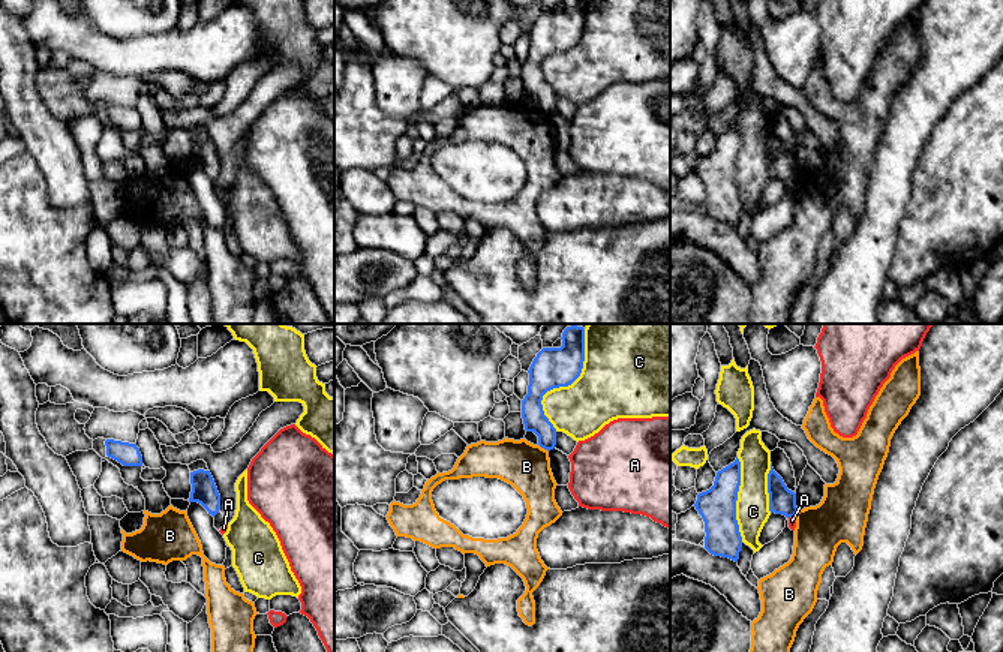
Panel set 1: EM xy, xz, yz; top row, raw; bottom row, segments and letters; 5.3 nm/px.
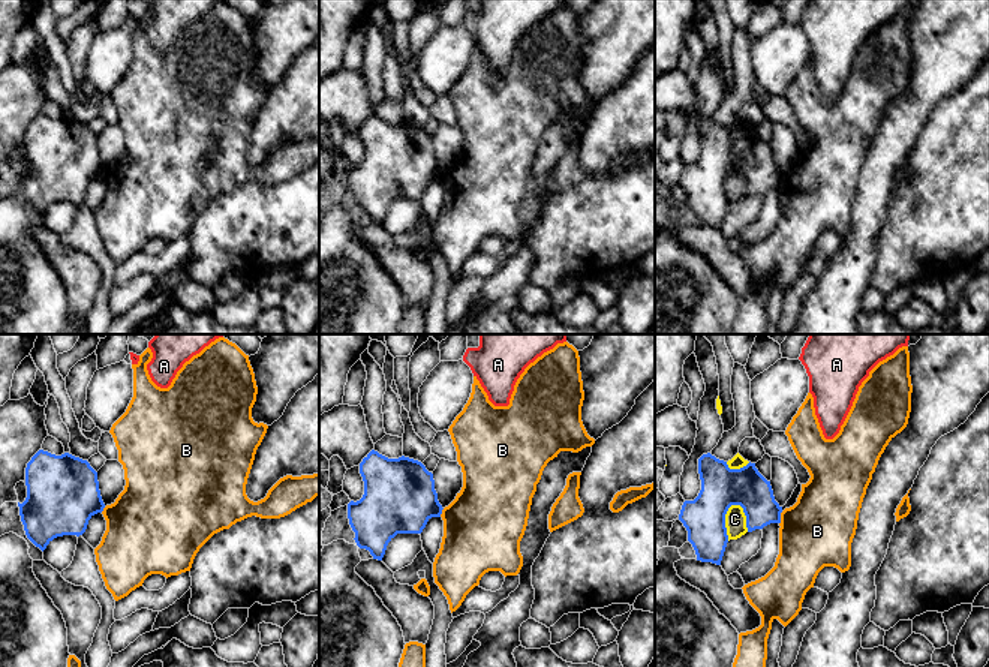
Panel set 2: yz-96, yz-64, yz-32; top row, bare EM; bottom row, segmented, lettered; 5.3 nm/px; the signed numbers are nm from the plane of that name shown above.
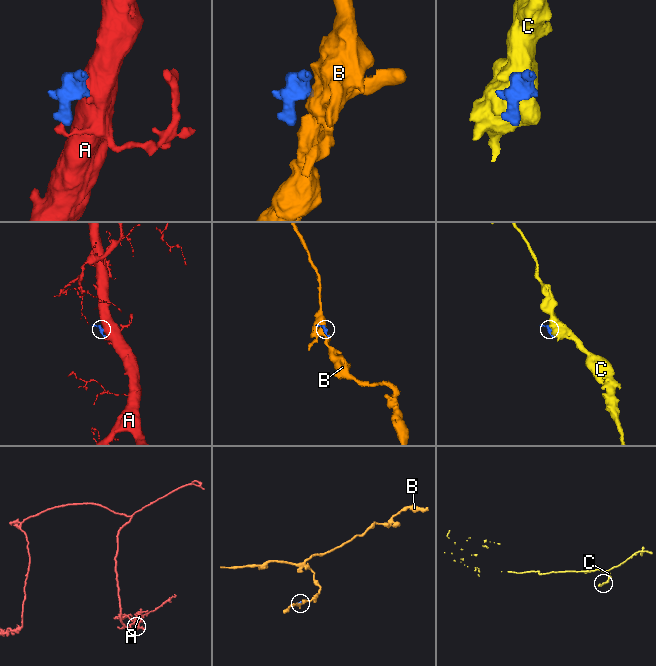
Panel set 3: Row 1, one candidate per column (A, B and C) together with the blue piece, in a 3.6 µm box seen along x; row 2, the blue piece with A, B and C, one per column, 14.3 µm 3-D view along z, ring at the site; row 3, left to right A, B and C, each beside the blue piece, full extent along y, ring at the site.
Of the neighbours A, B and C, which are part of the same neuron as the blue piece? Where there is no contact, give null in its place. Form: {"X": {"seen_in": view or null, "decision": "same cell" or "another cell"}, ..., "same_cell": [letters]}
{"A": {"seen_in": "yz", "decision": "another cell"}, "B": {"seen_in": "xz", "decision": "another cell"}, "C": {"seen_in": "xz", "decision": "another cell"}, "same_cell": []}

